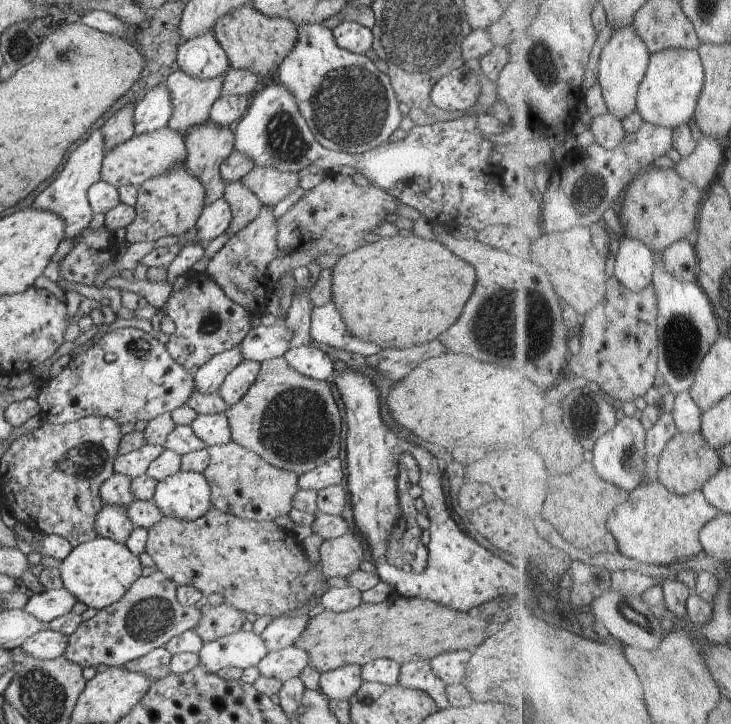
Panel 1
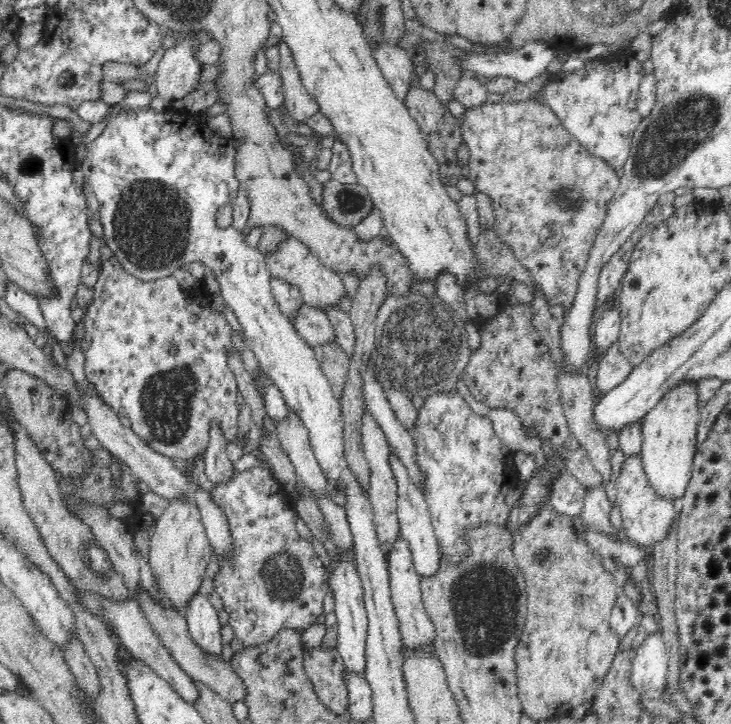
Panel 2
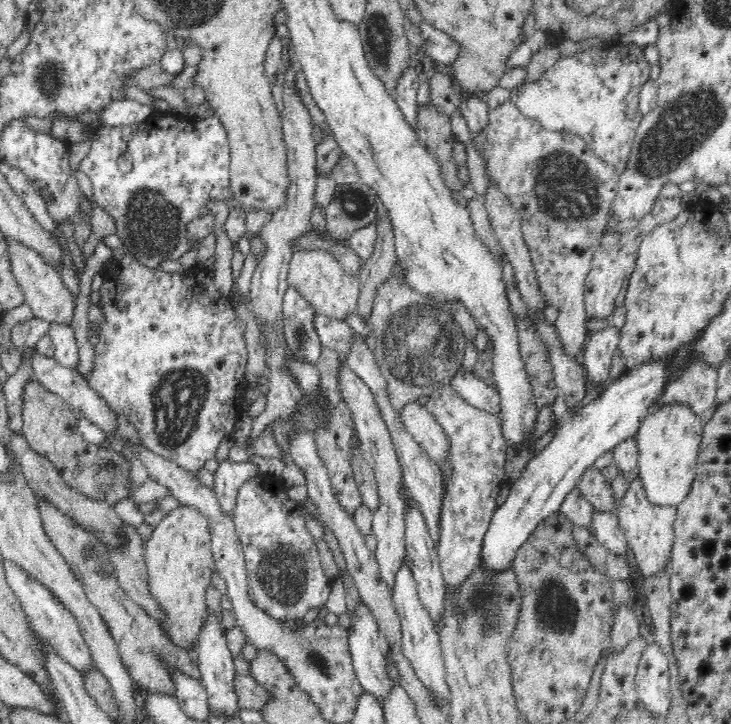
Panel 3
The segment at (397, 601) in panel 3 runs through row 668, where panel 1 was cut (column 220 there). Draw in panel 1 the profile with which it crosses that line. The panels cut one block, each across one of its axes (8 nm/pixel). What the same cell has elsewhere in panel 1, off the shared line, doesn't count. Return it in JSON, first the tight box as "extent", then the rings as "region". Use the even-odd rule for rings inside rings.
{"extent":[191,412,231,450],"region":[[[226,412],[198,415],[191,428],[196,432],[196,436],[204,442],[206,450],[212,446],[224,445],[231,441],[230,424]]]}

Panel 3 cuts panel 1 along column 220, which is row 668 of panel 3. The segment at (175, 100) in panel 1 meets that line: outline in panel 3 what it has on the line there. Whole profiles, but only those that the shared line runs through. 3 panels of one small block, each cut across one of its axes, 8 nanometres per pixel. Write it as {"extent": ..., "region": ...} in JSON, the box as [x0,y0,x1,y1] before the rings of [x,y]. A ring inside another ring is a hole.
{"extent":[3,559,97,674],"region":[[[5,559],[3,561],[5,568],[5,577],[9,587],[14,591],[18,597],[19,602],[26,613],[28,623],[33,629],[32,631],[44,639],[60,658],[74,669],[80,671],[82,674],[97,670],[96,665],[92,663],[92,655],[88,651],[88,645],[84,643],[80,627],[75,616],[62,604],[56,595],[42,583],[32,578],[21,566],[18,566],[14,561]]]}

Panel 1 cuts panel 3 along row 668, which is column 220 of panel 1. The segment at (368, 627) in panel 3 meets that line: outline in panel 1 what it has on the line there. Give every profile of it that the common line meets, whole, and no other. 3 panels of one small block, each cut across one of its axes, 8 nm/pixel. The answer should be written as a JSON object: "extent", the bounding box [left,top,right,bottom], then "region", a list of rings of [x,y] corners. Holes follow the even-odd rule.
{"extent":[193,346,242,394],"region":[[[239,346],[210,358],[193,375],[195,390],[200,390],[202,394],[217,392],[226,376],[229,376],[230,372],[237,368],[242,361],[242,352],[240,352]]]}

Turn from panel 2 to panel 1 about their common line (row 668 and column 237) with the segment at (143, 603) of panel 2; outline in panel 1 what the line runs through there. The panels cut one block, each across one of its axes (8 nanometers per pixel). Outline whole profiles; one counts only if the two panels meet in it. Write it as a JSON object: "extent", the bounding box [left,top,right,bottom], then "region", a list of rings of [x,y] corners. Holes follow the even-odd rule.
{"extent":[223,180,263,237],"region":[[[238,180],[225,184],[223,200],[226,200],[232,214],[232,223],[227,231],[230,237],[253,222],[263,206],[254,192]]]}

